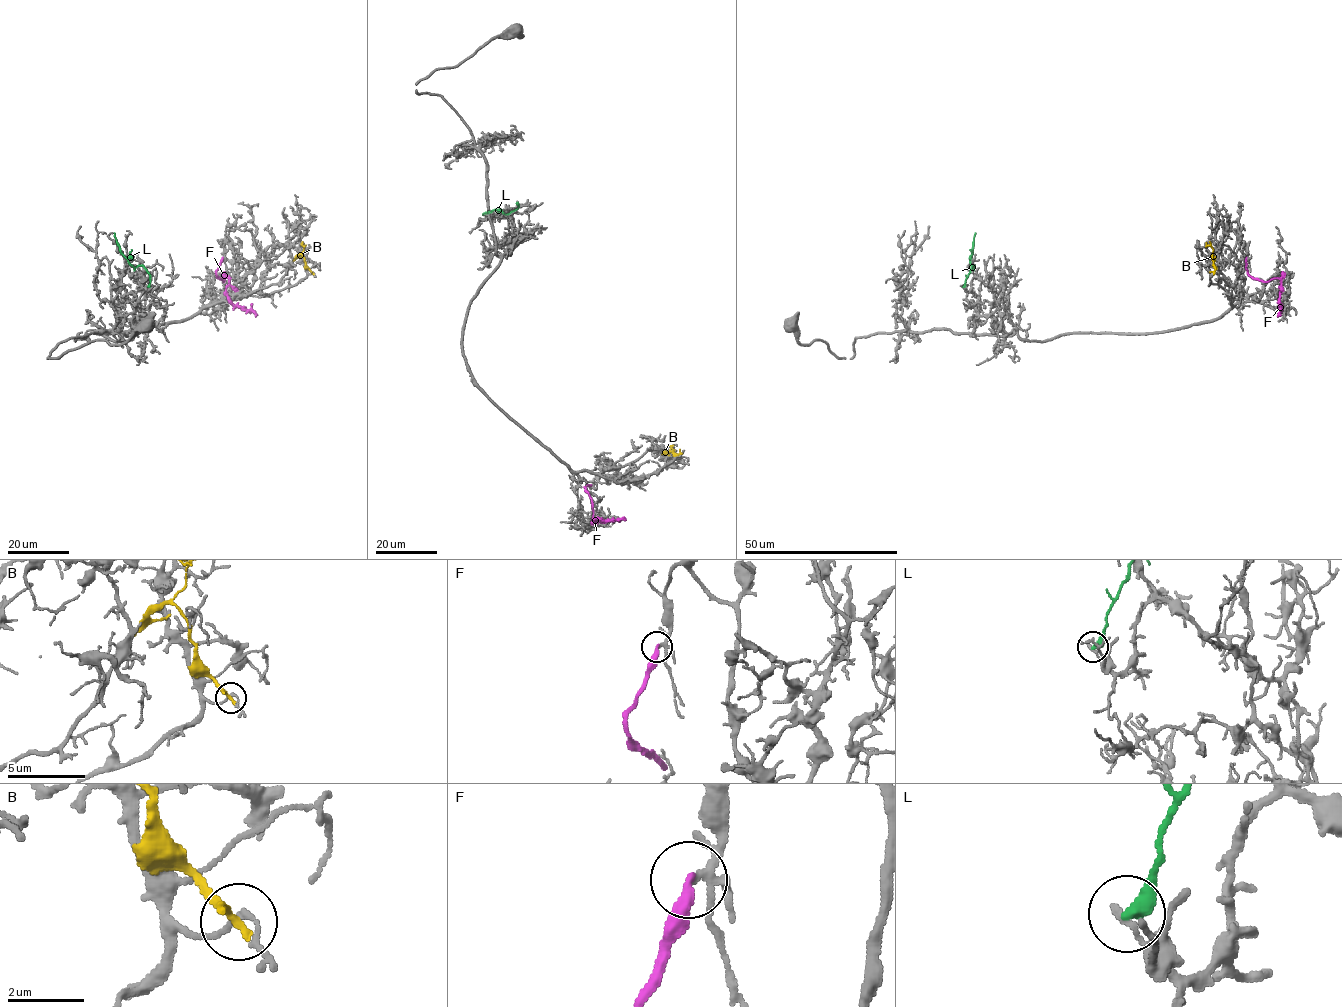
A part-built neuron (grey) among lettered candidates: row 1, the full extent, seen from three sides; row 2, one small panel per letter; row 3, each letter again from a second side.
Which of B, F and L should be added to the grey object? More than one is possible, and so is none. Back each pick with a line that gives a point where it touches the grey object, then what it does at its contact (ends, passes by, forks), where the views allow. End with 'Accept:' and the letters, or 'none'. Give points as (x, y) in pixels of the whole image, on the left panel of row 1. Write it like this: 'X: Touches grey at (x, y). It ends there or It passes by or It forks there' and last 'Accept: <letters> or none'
Accept: none

